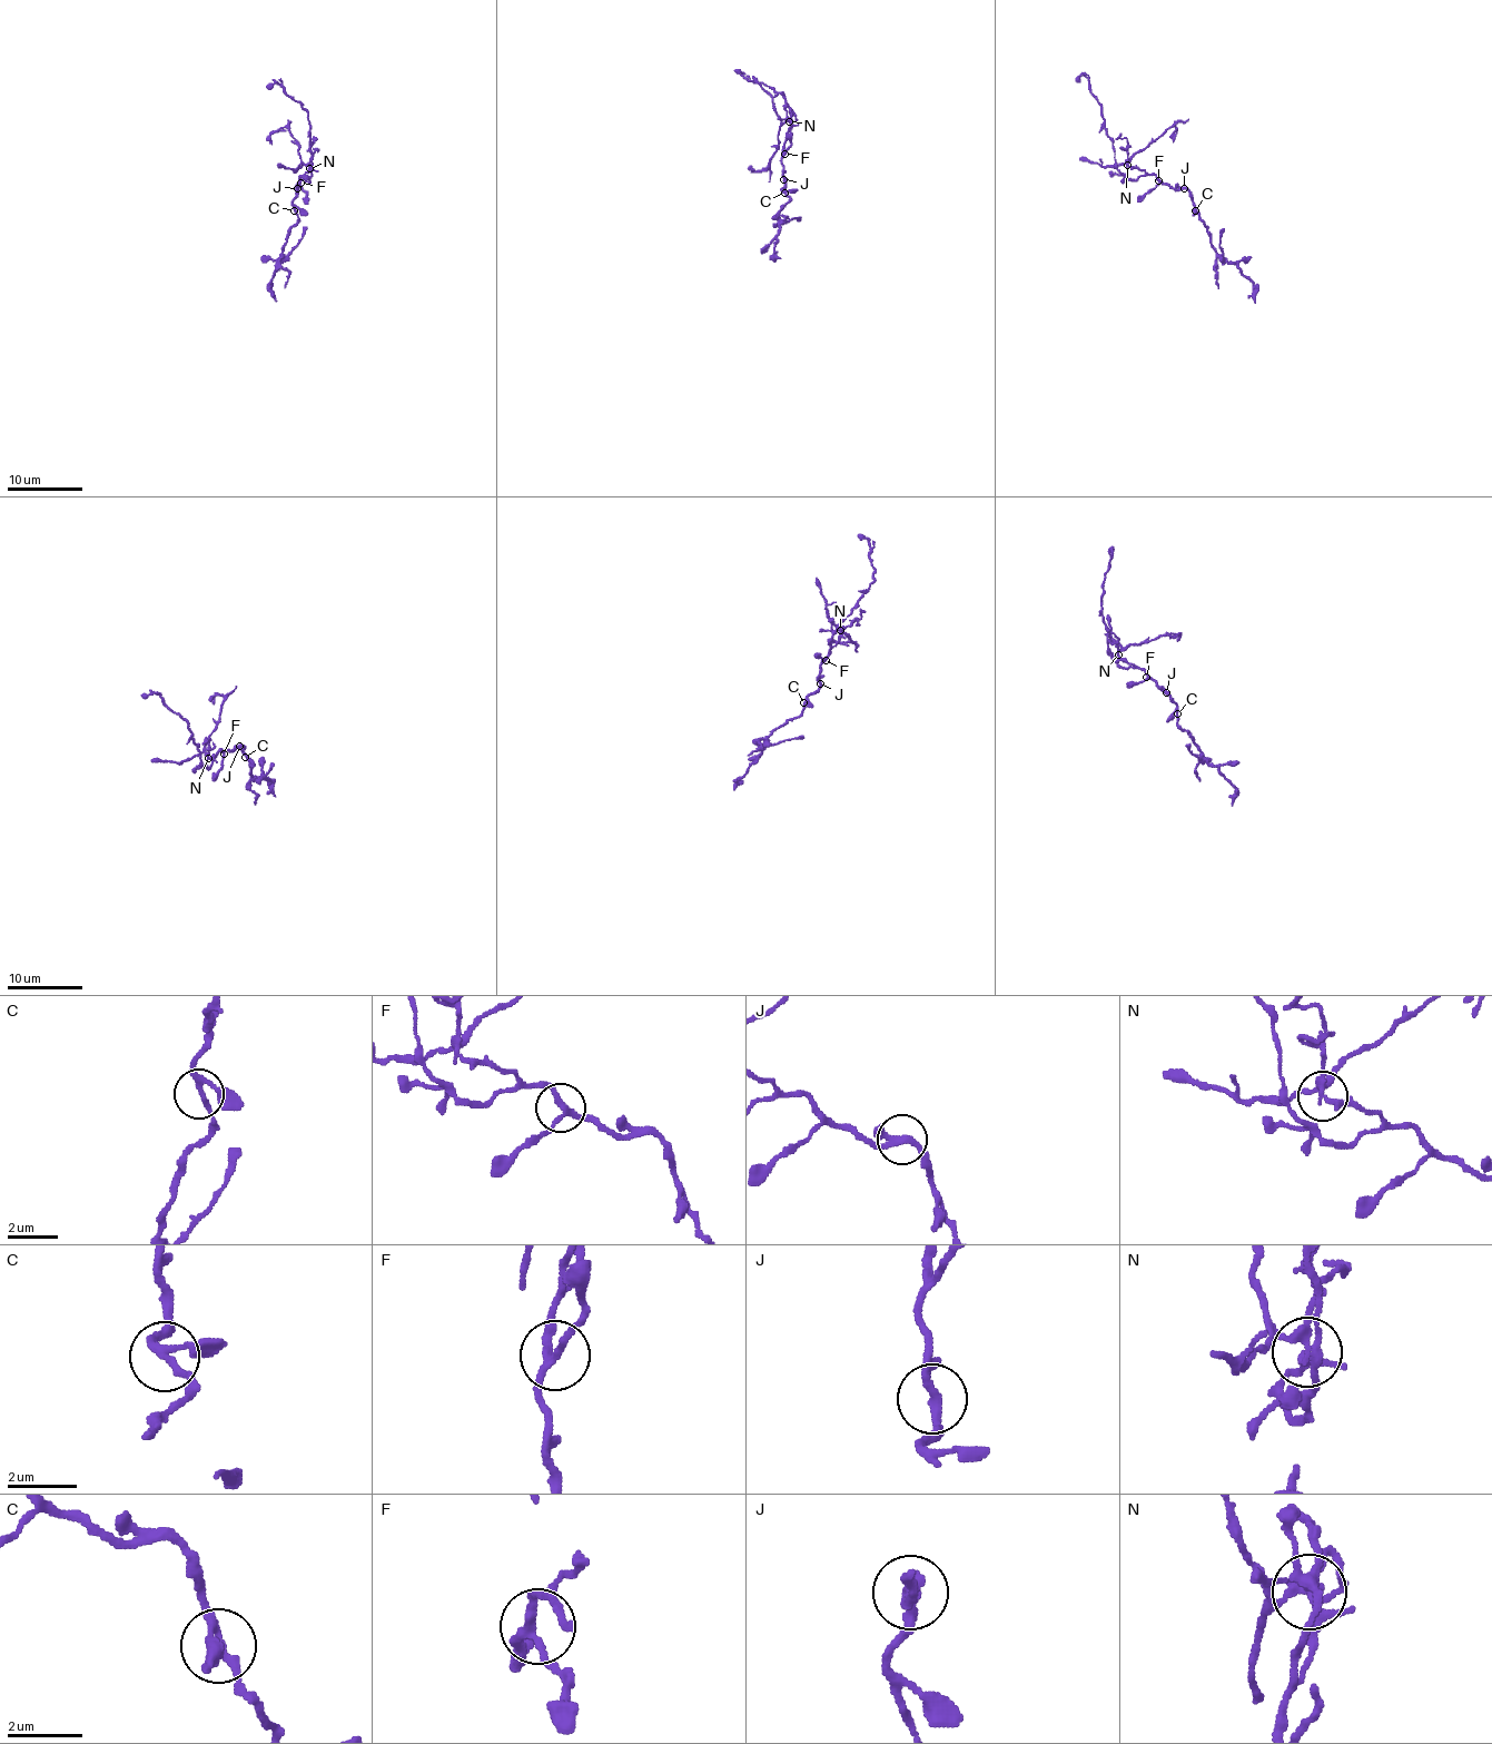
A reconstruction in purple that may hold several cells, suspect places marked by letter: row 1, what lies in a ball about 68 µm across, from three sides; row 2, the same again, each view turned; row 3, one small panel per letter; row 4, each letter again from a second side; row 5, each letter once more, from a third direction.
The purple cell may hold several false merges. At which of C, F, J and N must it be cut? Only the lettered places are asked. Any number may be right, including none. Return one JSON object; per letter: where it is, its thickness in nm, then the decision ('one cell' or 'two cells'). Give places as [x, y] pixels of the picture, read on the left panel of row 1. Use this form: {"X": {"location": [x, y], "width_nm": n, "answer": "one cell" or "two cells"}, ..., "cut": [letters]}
{"C": {"location": [294, 210], "width_nm": 180, "answer": "one cell"}, "F": {"location": [300, 183], "width_nm": 190, "answer": "one cell"}, "J": {"location": [297, 188], "width_nm": 200, "answer": "one cell"}, "N": {"location": [309, 168], "width_nm": 200, "answer": "two cells"}, "cut": ["N"]}

